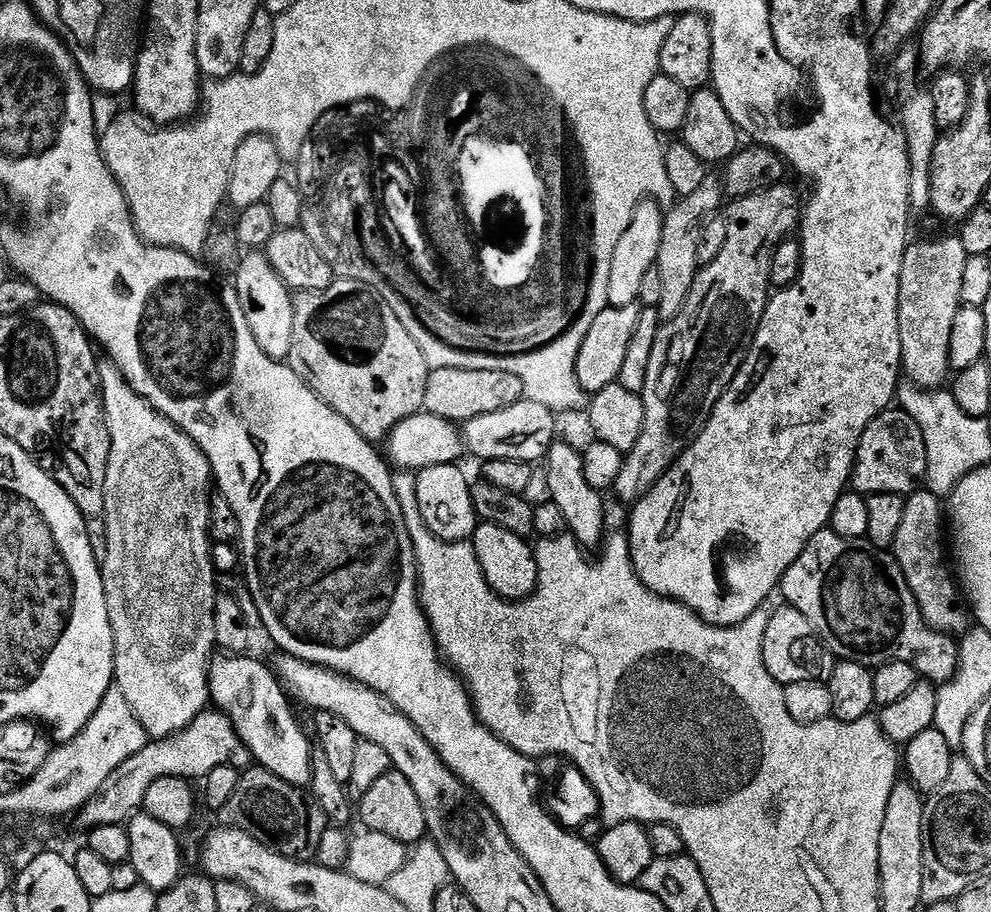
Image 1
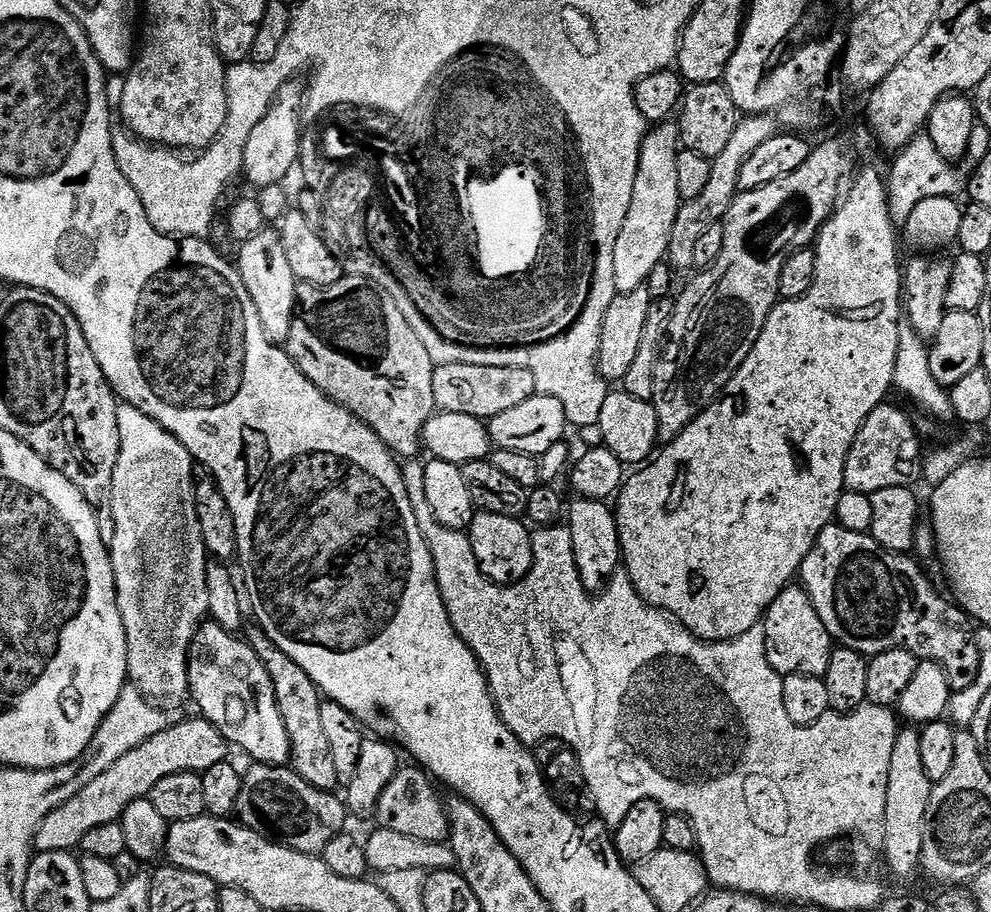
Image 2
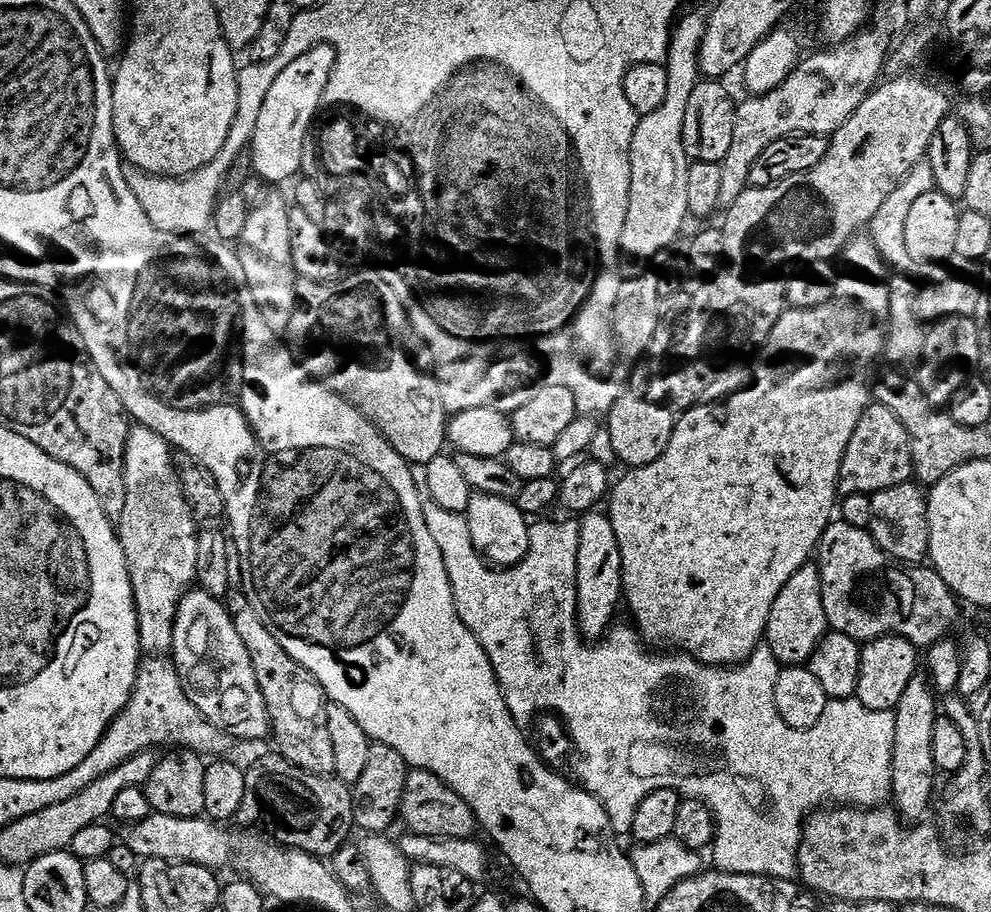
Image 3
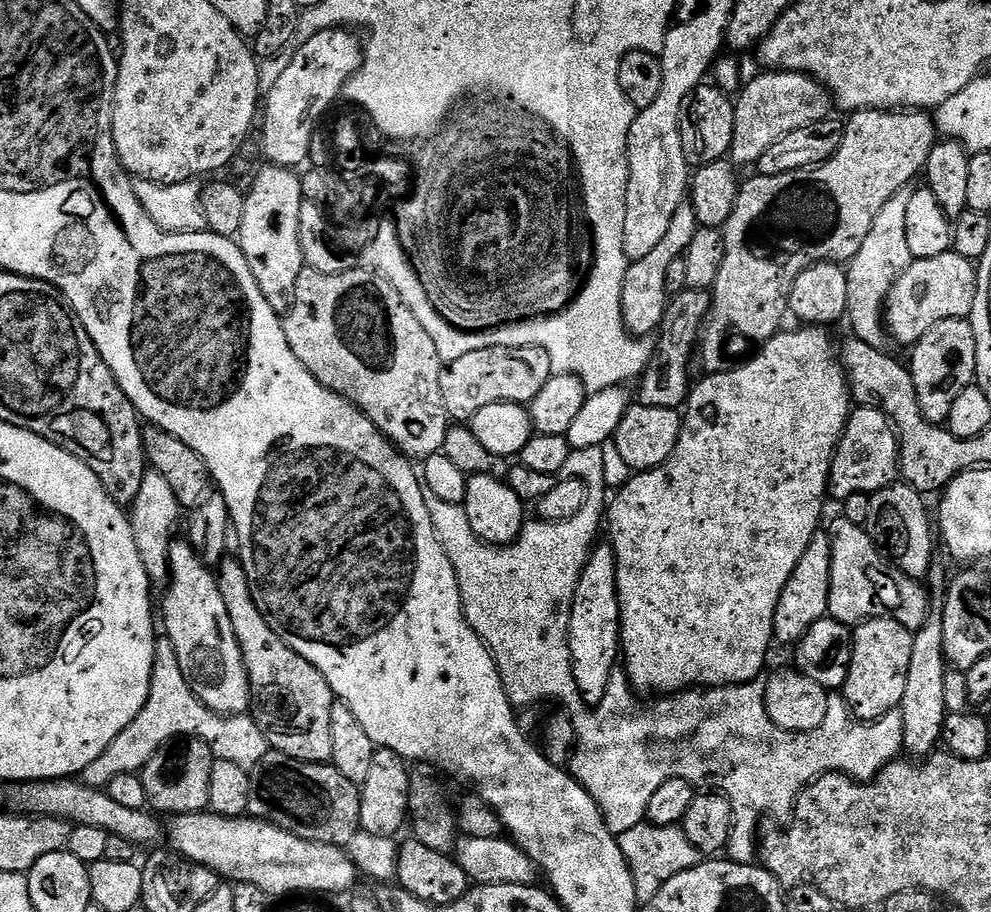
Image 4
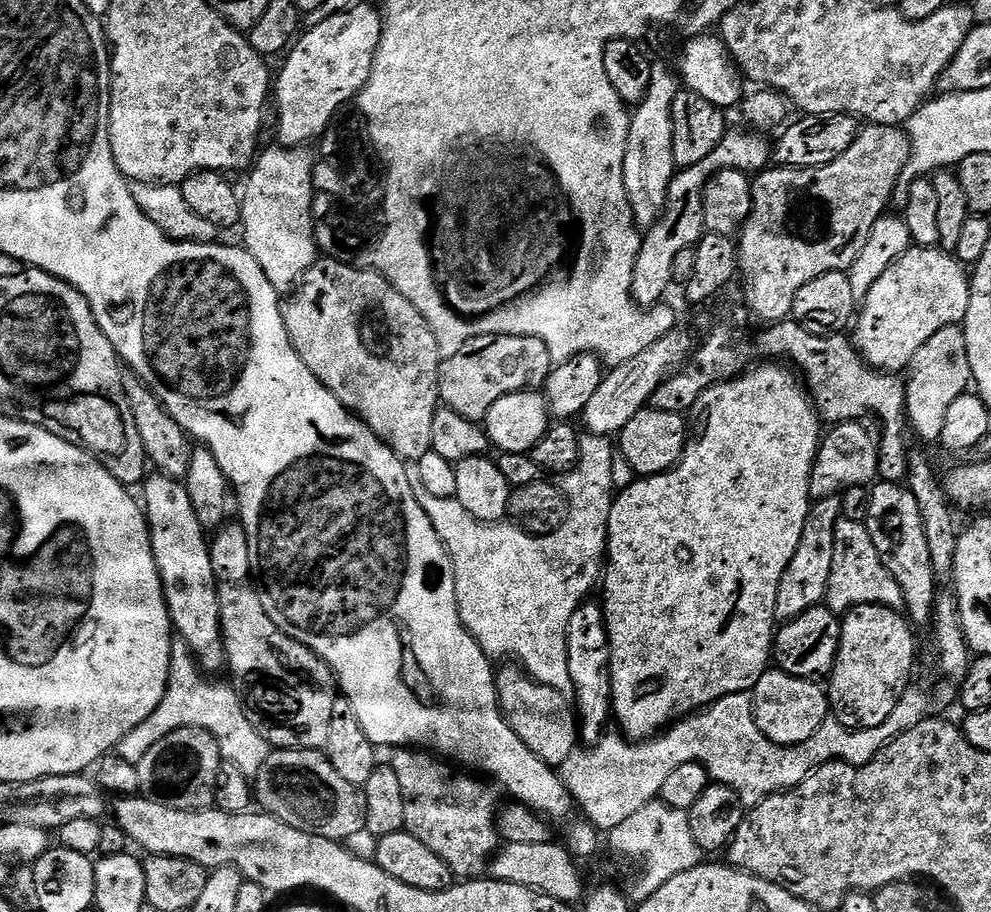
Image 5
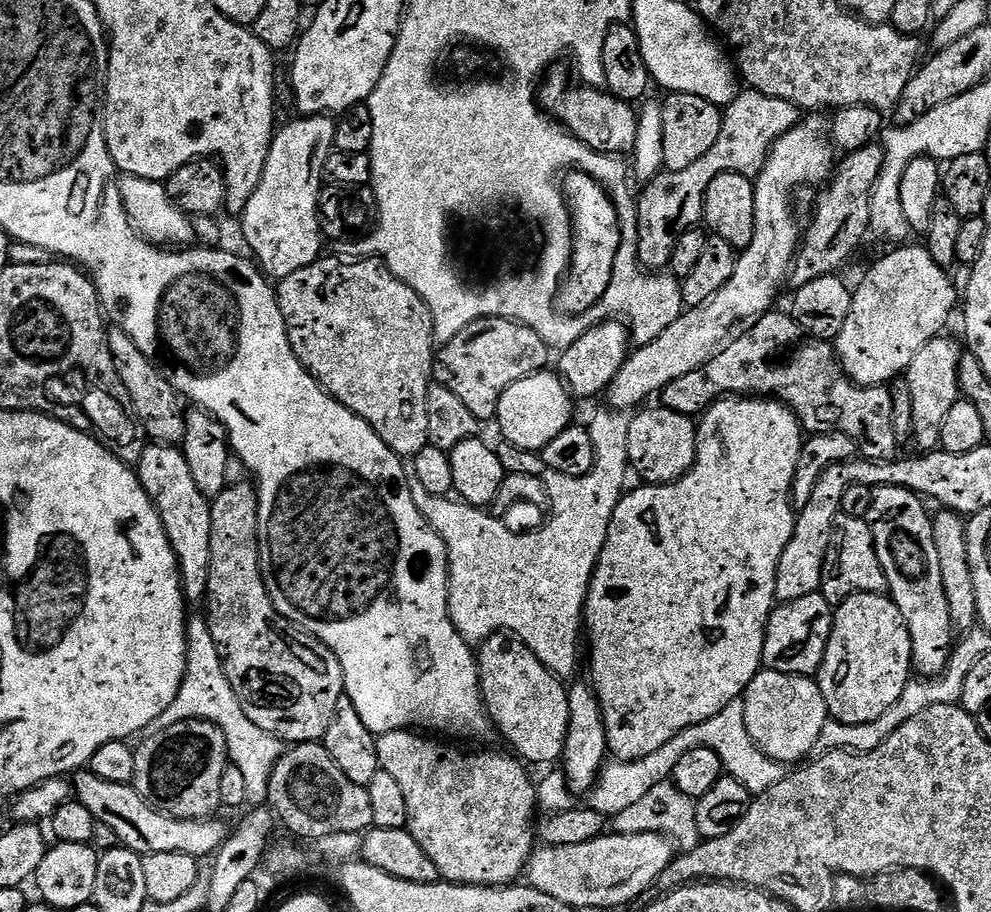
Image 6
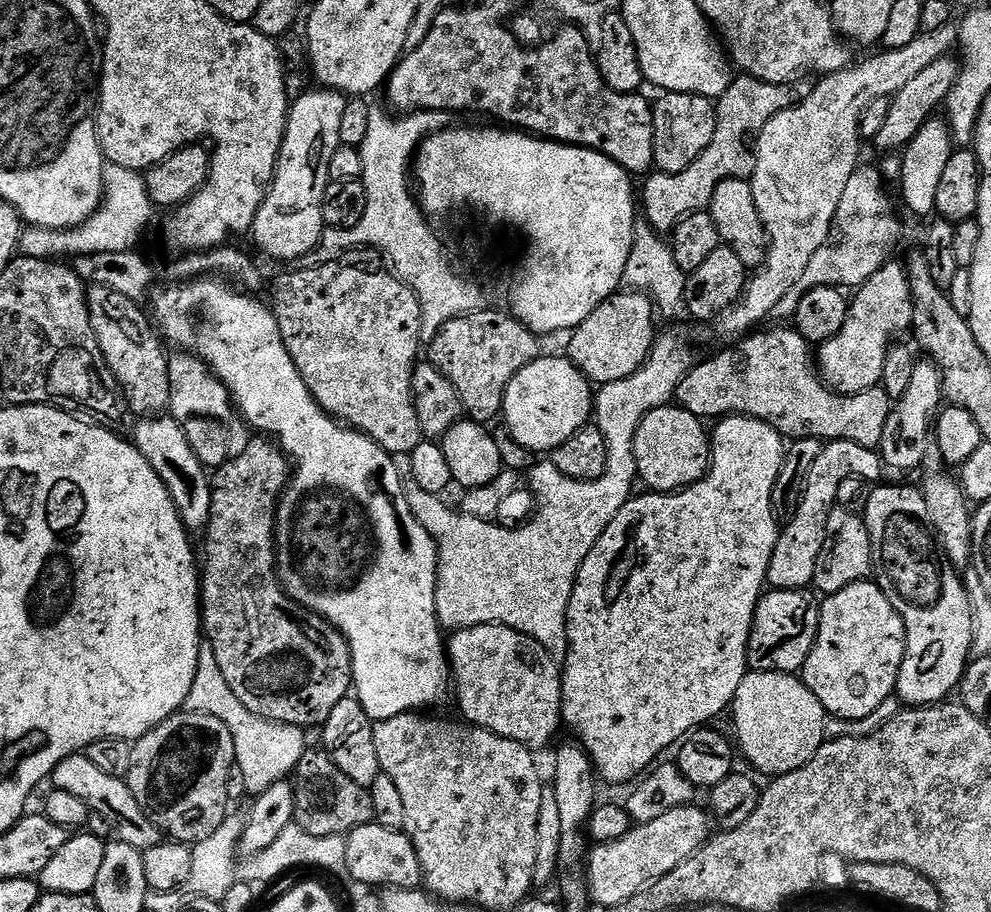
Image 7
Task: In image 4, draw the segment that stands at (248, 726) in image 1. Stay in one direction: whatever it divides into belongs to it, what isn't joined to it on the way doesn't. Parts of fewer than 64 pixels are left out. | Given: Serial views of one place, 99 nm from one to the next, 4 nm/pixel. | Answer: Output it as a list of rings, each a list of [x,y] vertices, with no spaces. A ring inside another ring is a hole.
[[[176,538],[172,541],[168,555],[168,582],[163,592],[162,632],[170,638],[174,646],[174,654],[182,670],[182,678],[186,678],[190,690],[194,690],[194,694],[203,704],[220,716],[245,715],[250,708],[252,688],[248,684],[242,650],[238,646],[238,638],[234,638],[234,626],[230,626],[230,614],[226,614],[226,602],[222,602],[222,590],[218,590],[216,572],[202,562],[202,558],[187,539]]]

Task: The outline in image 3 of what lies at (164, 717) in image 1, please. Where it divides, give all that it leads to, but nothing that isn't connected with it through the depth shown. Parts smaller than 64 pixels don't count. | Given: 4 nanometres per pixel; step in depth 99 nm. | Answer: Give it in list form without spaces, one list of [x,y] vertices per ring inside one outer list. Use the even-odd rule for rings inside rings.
[[[136,426],[129,431],[124,477],[126,507],[120,515],[118,531],[134,590],[140,647],[148,654],[168,654],[174,642],[178,606],[196,584],[198,525],[176,473],[174,449],[154,430]]]

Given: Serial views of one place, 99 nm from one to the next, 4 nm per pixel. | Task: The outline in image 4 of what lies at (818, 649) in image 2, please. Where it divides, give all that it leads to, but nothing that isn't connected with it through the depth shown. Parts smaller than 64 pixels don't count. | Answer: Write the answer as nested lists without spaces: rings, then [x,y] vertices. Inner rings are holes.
[[[821,530],[814,534],[810,546],[806,546],[806,554],[798,566],[794,566],[794,574],[790,574],[790,582],[786,582],[786,590],[782,590],[782,598],[778,598],[778,606],[774,610],[774,626],[772,635],[775,643],[795,646],[814,622],[828,616],[828,603],[830,602],[830,550],[831,535]]]

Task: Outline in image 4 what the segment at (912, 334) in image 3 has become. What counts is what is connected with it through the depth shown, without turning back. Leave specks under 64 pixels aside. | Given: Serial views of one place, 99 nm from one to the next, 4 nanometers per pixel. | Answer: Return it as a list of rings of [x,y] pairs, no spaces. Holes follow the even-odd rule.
[[[895,196],[882,206],[878,218],[874,218],[874,226],[870,226],[870,234],[866,234],[866,242],[862,242],[862,250],[847,265],[848,273],[848,314],[847,323],[852,323],[851,335],[855,339],[866,342],[875,348],[884,348],[890,337],[882,319],[888,295],[898,282],[898,278],[912,264],[910,246],[906,242],[906,206],[907,199]]]

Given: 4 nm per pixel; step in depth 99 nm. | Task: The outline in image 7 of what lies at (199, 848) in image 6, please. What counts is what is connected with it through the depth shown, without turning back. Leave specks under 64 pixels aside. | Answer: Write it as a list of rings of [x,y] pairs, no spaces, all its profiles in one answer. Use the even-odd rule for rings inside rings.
[[[77,754],[62,758],[50,777],[51,787],[55,790],[66,790],[66,794],[74,794],[81,802],[86,802],[88,811],[97,811],[103,815],[113,826],[115,839],[126,842],[138,849],[146,849],[150,846],[158,846],[162,843],[160,827],[138,806],[138,798],[130,790],[127,780],[119,780],[110,774],[105,774],[94,762],[90,762],[87,754]]]

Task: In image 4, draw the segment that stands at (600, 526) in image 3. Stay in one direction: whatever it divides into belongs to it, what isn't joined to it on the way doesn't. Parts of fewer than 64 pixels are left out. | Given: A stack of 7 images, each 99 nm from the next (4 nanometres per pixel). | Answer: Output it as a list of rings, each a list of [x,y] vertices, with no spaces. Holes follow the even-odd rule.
[[[600,542],[587,553],[583,561],[578,586],[570,606],[568,623],[568,649],[574,682],[585,704],[595,706],[606,698],[610,678],[617,671],[621,659],[620,650],[620,603],[616,585],[616,555],[611,543]]]

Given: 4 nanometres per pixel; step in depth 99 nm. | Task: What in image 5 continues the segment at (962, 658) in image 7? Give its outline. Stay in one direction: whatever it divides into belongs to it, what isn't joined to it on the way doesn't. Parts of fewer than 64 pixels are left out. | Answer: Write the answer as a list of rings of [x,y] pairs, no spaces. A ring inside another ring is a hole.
[[[880,482],[871,489],[870,514],[866,527],[886,570],[902,586],[903,611],[913,625],[919,626],[933,619],[938,597],[938,581],[930,562],[930,546],[926,544],[926,530],[914,494],[900,482]]]

